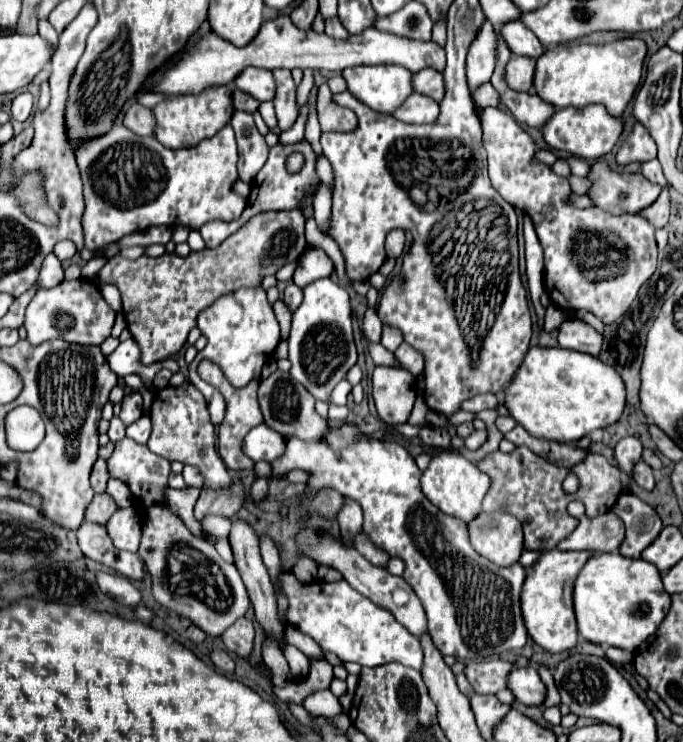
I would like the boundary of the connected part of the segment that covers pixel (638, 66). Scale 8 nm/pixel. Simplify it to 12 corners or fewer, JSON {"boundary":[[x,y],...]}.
{"boundary":[[647,43],[557,45],[535,91],[557,109],[601,103],[621,117]]}

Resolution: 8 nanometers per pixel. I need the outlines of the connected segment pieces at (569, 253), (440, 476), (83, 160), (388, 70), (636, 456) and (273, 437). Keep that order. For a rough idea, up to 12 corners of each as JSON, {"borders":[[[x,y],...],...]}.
{"borders":[[[477,111],[488,174],[535,225],[545,291],[615,323],[653,275],[653,225],[565,205],[509,113]],[[457,453],[435,455],[421,477],[433,505],[471,523],[489,477]],[[117,123],[77,149],[85,247],[233,221],[231,125],[167,149]],[[401,65],[349,67],[347,89],[379,113],[413,93]],[[637,437],[621,439],[615,447],[619,469],[631,473],[641,459]],[[265,423],[251,429],[243,453],[271,463],[283,455],[283,437]]]}

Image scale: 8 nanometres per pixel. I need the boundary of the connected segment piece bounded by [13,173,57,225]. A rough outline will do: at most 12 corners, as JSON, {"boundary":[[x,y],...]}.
{"boundary":[[39,173],[21,177],[13,193],[29,217],[55,225],[55,213],[45,205]]}

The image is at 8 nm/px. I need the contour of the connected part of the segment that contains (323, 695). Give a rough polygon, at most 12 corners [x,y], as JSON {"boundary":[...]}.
{"boundary":[[317,691],[303,701],[311,715],[347,713],[331,691]]}

